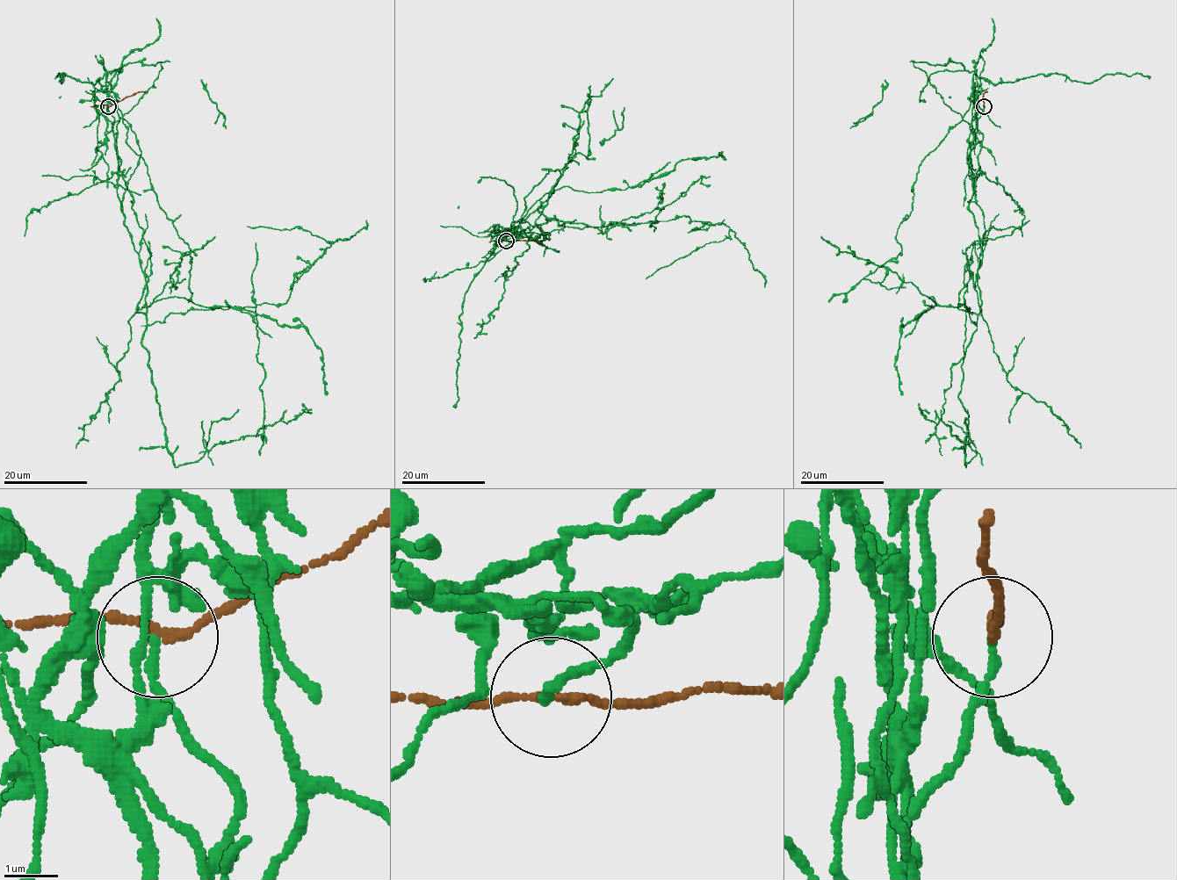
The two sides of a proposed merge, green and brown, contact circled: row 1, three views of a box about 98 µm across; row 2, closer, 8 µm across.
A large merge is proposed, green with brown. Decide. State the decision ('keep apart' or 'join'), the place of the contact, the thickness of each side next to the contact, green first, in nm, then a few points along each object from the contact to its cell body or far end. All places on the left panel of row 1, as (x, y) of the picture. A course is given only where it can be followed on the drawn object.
keep apart | (108, 106) | 170/140 nm | green via (108, 106), (117, 196), (147, 283), (142, 345), (172, 462), (195, 462), (216, 444), (312, 413) | brown via (108, 106), (147, 90)

